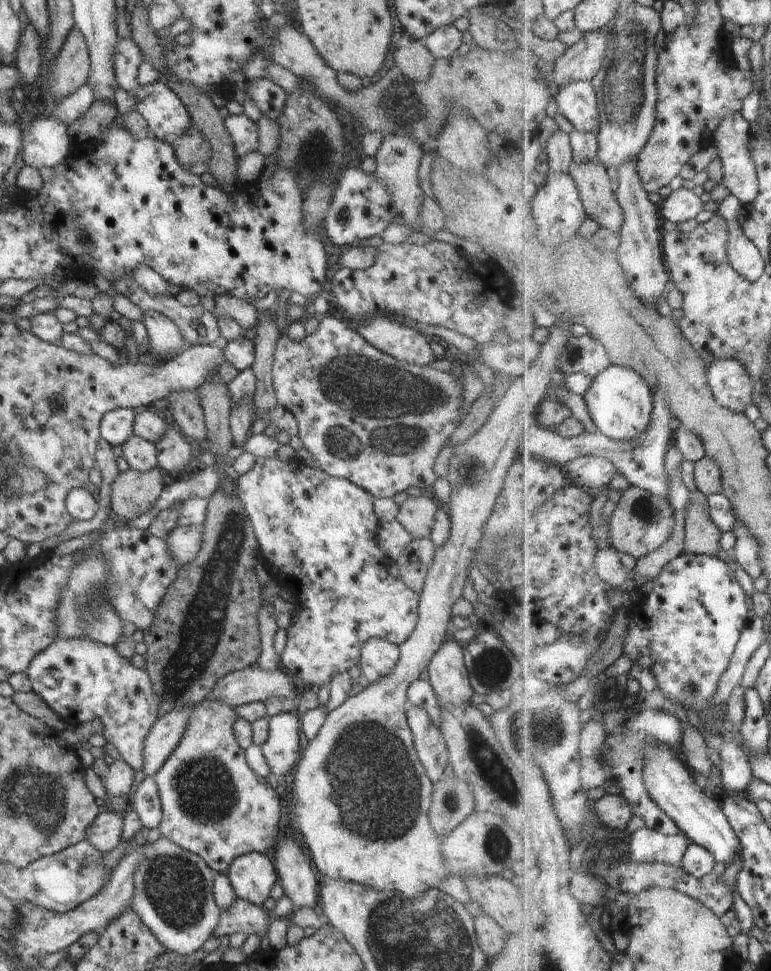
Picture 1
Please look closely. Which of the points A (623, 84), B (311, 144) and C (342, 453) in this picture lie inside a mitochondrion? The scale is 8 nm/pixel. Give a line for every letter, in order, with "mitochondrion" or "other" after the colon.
A: mitochondrion
B: mitochondrion
C: mitochondrion

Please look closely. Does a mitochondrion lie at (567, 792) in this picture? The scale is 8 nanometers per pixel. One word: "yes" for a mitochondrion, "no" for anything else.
no

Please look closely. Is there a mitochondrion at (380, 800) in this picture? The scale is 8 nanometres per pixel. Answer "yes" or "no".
yes

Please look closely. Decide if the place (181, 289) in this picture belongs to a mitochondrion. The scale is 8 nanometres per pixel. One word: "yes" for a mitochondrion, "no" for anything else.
no

